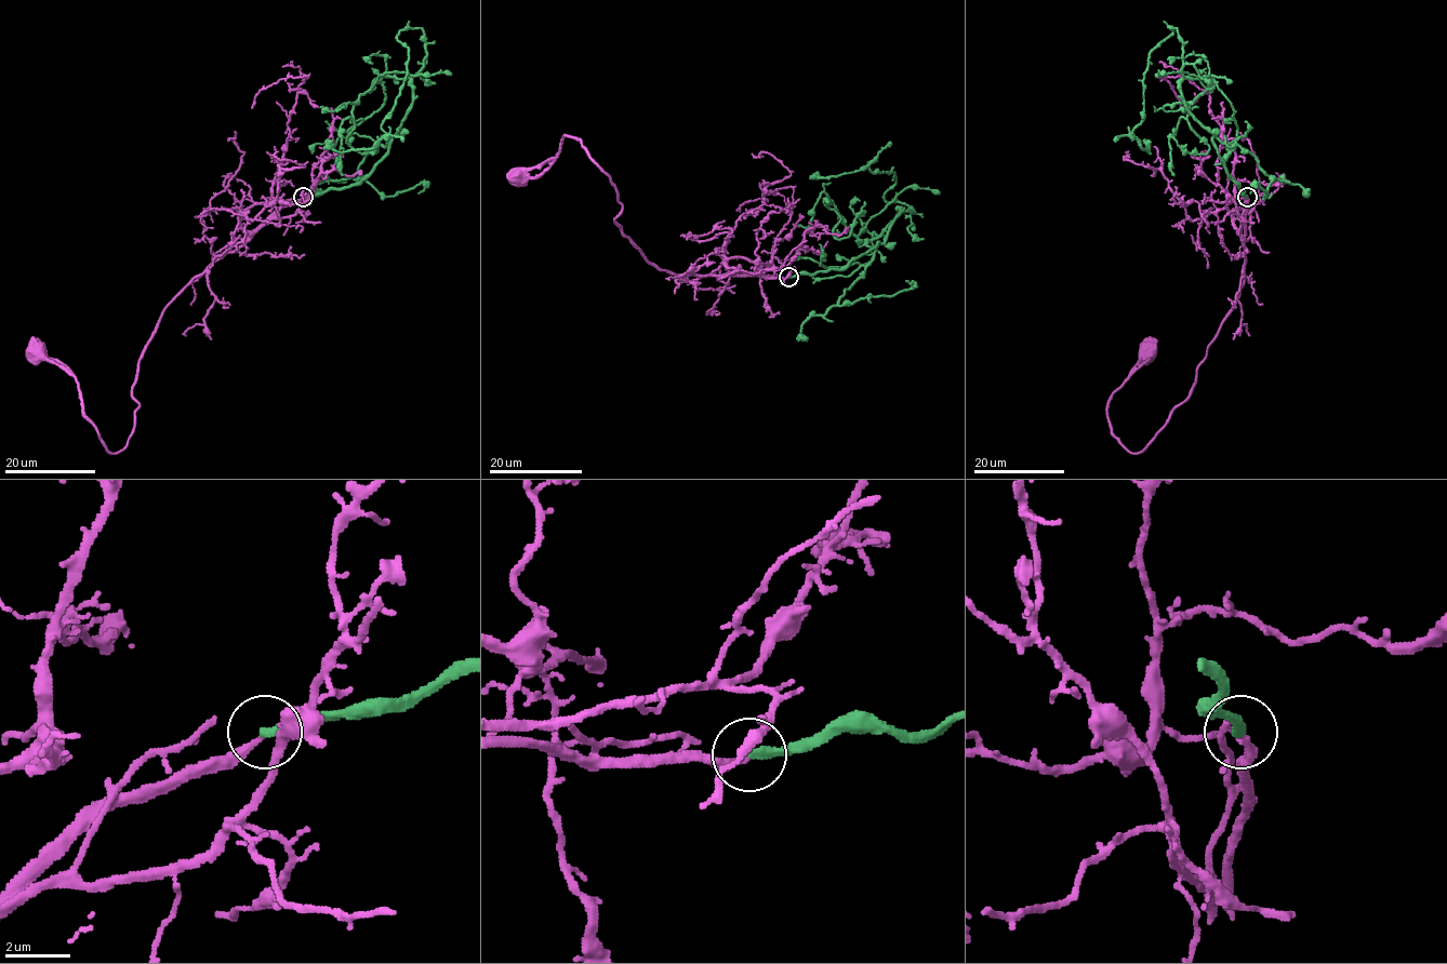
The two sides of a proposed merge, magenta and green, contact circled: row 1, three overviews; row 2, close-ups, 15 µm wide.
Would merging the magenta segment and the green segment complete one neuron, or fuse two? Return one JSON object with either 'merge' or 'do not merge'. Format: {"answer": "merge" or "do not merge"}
{"answer": "do not merge"}

